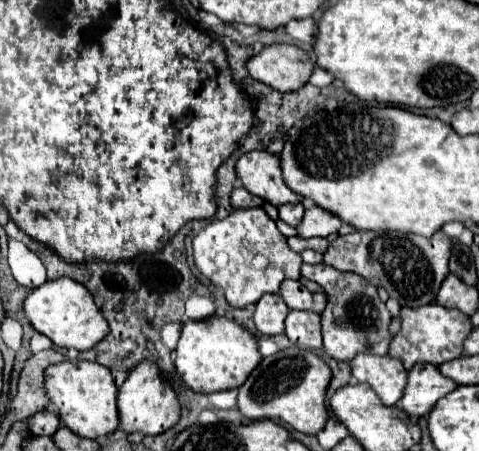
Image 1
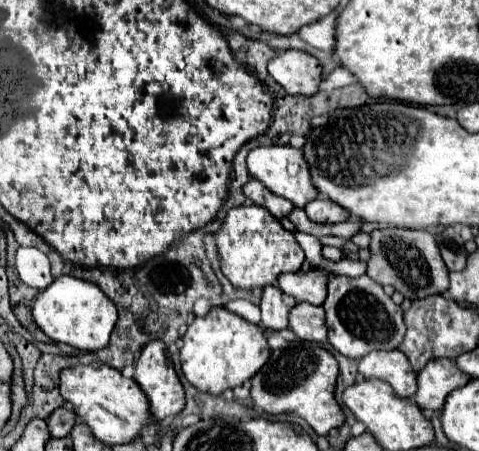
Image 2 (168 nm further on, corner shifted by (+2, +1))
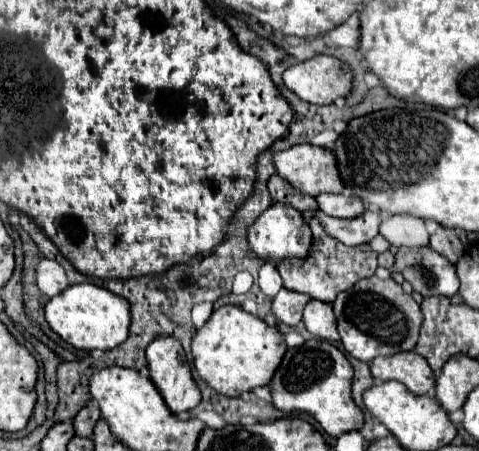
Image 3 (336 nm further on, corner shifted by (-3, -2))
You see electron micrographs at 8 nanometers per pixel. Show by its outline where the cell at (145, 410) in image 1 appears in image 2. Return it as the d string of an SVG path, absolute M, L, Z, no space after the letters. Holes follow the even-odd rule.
M151 341L143 347L133 379L141 385L151 403L155 421L175 417L185 407L185 391L163 341Z

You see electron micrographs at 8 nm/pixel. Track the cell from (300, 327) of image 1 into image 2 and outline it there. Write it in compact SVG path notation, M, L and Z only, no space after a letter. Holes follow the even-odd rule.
M297 303L289 313L289 327L295 331L297 337L305 341L327 341L327 323L323 307L311 303Z

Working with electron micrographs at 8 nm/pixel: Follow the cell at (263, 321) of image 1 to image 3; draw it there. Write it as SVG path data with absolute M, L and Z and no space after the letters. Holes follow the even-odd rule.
M282 288L272 300L272 314L280 324L296 326L302 320L302 310L308 304L308 296Z

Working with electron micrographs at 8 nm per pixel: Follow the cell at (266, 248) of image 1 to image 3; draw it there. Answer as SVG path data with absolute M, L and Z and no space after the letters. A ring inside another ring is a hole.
M272 204L268 210L264 210L254 224L248 226L248 246L250 246L250 254L262 262L272 262L274 266L278 266L278 262L282 260L290 260L290 258L306 258L312 246L312 232L310 228L304 224L302 214L296 212L290 206L284 204Z

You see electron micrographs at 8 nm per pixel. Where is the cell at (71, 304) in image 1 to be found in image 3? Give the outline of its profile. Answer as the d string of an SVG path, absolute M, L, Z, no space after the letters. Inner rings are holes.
M72 284L46 304L46 322L70 346L78 350L112 350L128 338L130 304L106 288L94 284Z

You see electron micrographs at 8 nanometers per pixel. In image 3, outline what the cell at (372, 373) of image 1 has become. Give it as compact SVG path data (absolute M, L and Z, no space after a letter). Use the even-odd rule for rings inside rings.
M398 352L392 356L378 356L370 362L370 372L376 380L396 380L408 386L416 396L428 394L434 388L434 374L426 360L414 352Z

